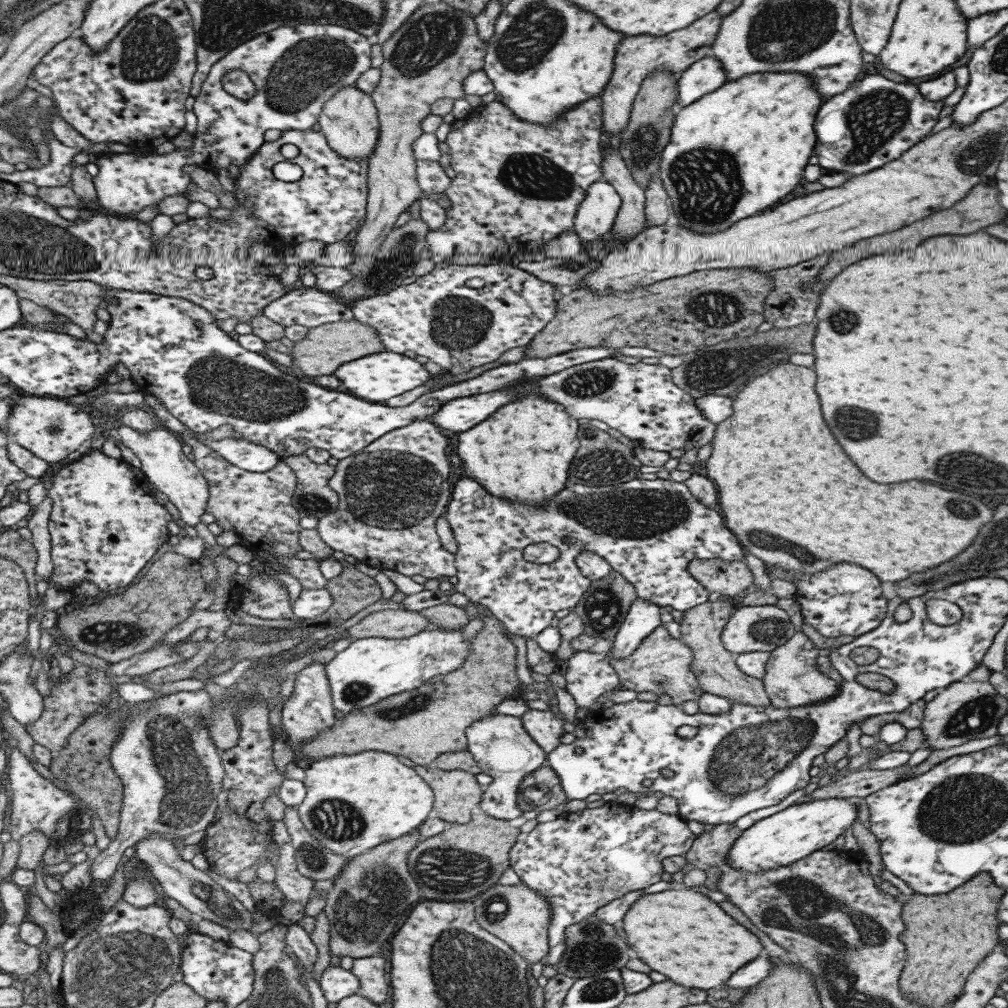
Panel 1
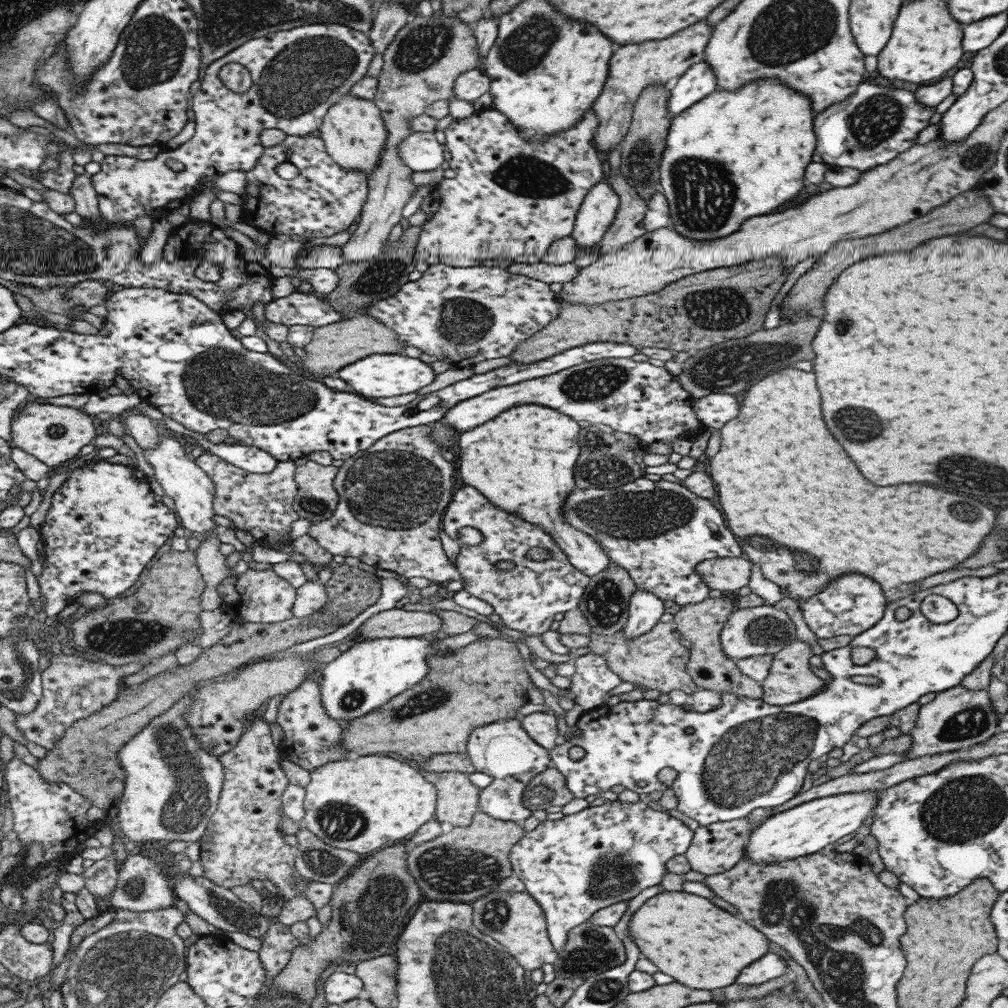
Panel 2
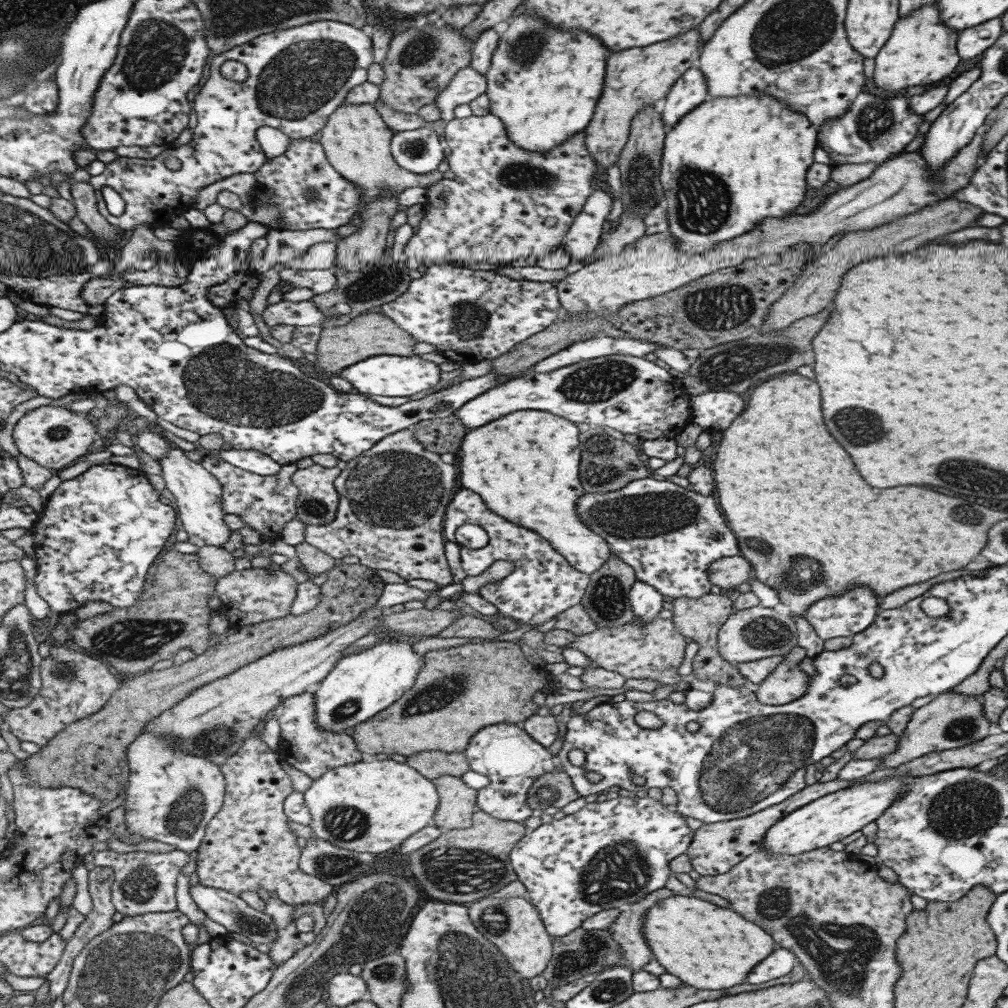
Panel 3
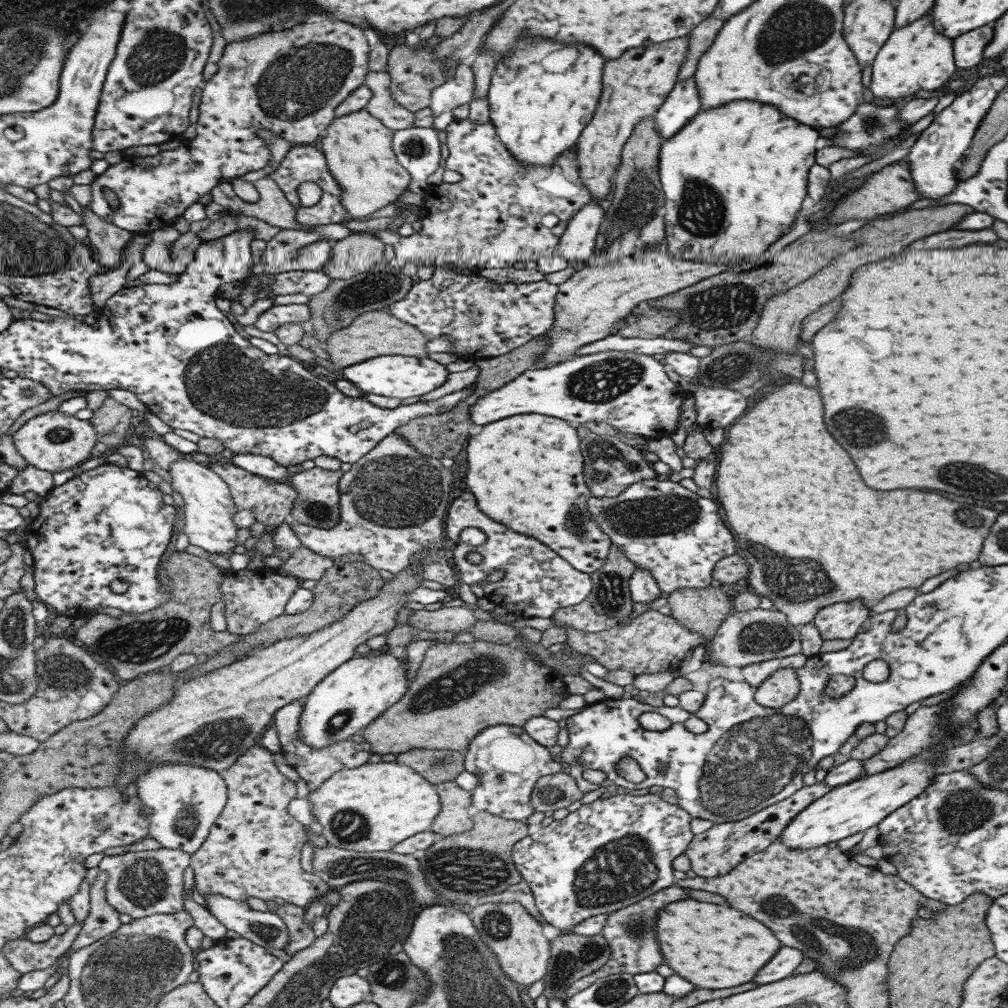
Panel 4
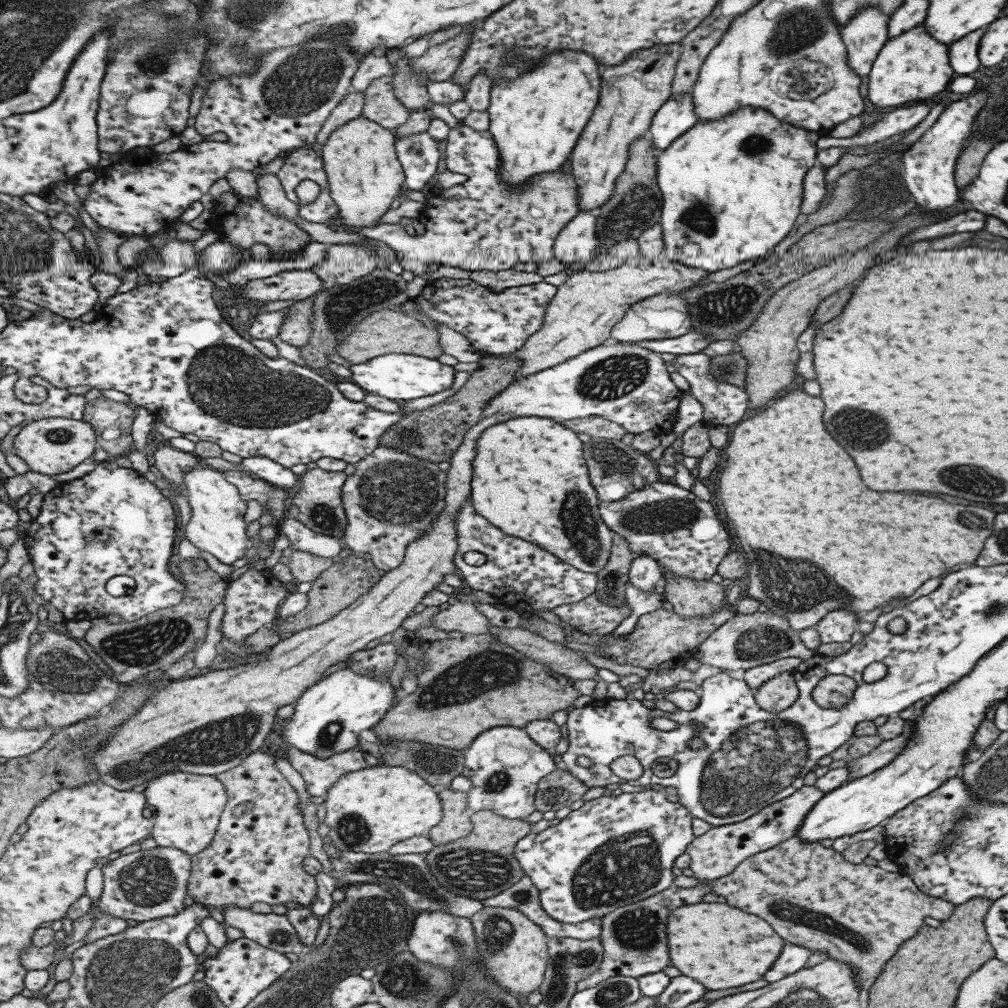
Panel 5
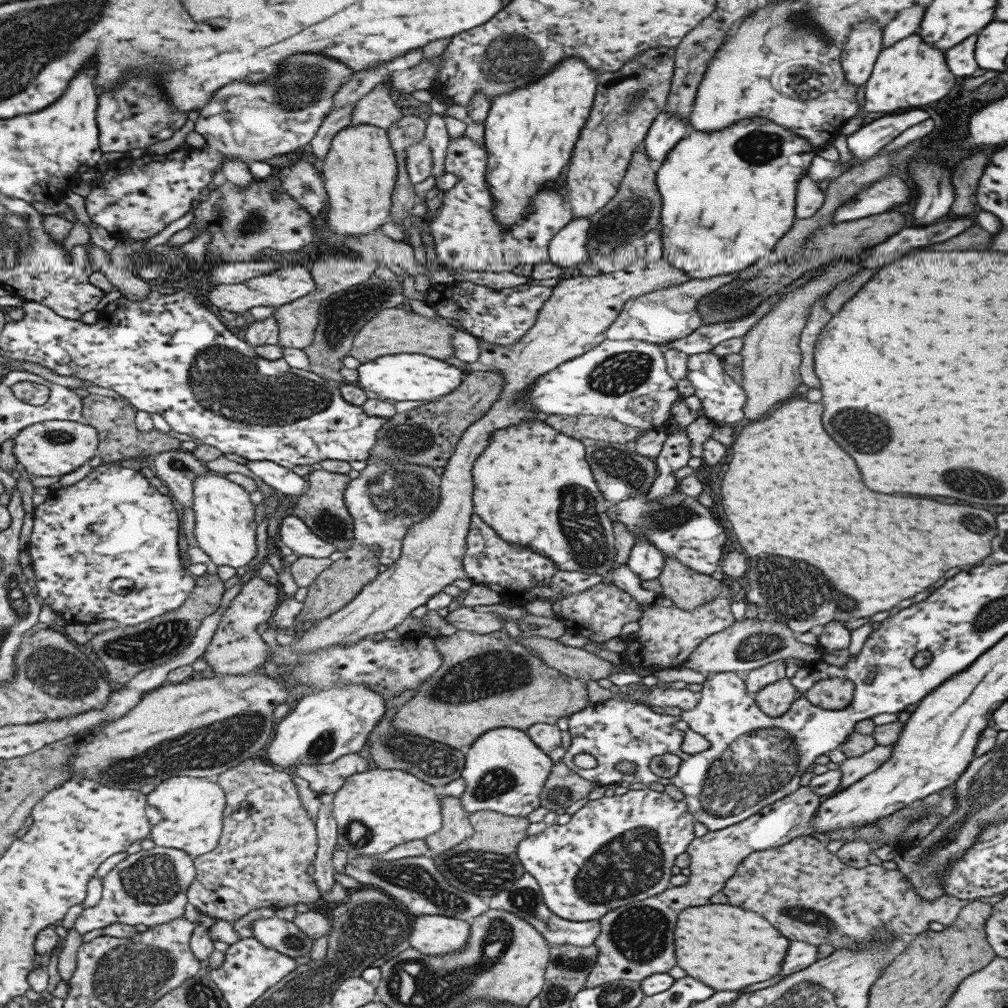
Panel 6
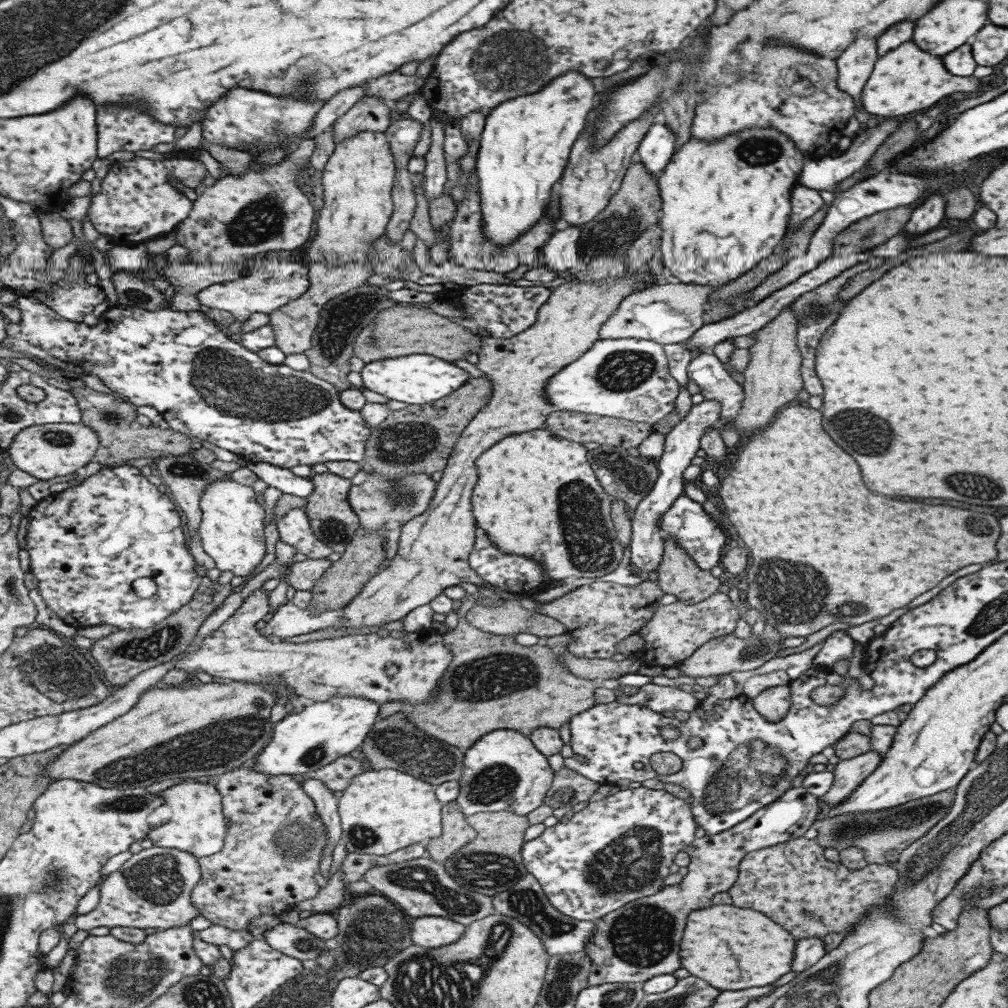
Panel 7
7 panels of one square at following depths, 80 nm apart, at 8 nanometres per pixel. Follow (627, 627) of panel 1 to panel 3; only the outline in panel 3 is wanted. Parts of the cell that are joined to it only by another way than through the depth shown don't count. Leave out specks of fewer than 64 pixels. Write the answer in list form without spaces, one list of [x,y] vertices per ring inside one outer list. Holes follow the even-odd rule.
[[[636,580],[629,589],[628,601],[633,611],[634,619],[641,625],[653,621],[661,612],[663,596],[659,594],[649,583]]]

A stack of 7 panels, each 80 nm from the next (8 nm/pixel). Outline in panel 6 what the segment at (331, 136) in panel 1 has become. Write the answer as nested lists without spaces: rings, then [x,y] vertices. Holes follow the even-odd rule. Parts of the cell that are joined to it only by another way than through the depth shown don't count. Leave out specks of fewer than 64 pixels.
[[[368,124],[349,125],[333,136],[323,158],[321,178],[328,198],[325,226],[335,236],[364,235],[376,232],[389,221],[390,196],[398,170],[385,130]]]

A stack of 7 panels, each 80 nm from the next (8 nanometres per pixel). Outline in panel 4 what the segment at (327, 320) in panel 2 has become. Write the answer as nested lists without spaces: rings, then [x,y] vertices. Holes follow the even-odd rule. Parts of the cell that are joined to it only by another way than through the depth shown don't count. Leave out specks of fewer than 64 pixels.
[[[307,303],[271,305],[261,312],[254,325],[257,330],[263,332],[273,332],[278,326],[289,324],[290,322],[303,322],[308,324],[310,320],[310,308]]]

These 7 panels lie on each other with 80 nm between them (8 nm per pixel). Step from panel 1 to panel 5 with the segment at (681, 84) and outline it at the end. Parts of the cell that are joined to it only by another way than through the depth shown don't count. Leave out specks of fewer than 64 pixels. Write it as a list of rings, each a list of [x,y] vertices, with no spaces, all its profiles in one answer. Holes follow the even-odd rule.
[[[683,93],[669,95],[669,98],[655,111],[647,130],[649,142],[655,151],[669,146],[675,138],[687,132],[695,124],[692,95]]]

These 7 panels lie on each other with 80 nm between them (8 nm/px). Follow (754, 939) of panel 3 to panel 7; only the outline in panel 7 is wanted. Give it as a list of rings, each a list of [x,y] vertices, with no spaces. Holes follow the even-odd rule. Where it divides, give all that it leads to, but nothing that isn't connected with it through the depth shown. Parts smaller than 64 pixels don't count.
[[[711,904],[707,908],[693,909],[686,916],[681,936],[679,941],[681,967],[689,972],[690,976],[705,980],[709,986],[717,990],[743,990],[751,986],[771,984],[779,976],[789,972],[789,962],[793,962],[791,958],[795,940],[785,930],[781,930],[781,926],[751,909],[738,909],[727,904],[717,906]]]

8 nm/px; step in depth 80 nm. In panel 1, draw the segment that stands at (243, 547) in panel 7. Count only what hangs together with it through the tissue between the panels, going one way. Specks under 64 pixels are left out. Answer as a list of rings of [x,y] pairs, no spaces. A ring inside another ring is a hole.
[[[120,422],[116,428],[116,434],[121,444],[129,448],[141,463],[140,469],[147,481],[154,485],[157,491],[163,493],[178,510],[182,524],[195,528],[201,523],[200,516],[205,513],[209,487],[201,471],[181,451],[182,442],[179,439],[176,440],[173,433],[161,425],[142,433]]]

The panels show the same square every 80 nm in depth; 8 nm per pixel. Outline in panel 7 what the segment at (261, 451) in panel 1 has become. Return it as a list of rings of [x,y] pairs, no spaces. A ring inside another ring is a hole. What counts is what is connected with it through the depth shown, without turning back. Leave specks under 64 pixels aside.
[[[268,462],[246,463],[248,468],[267,487],[277,488],[282,494],[299,498],[307,498],[313,492],[313,484],[309,477],[299,477],[289,469],[270,465]]]

